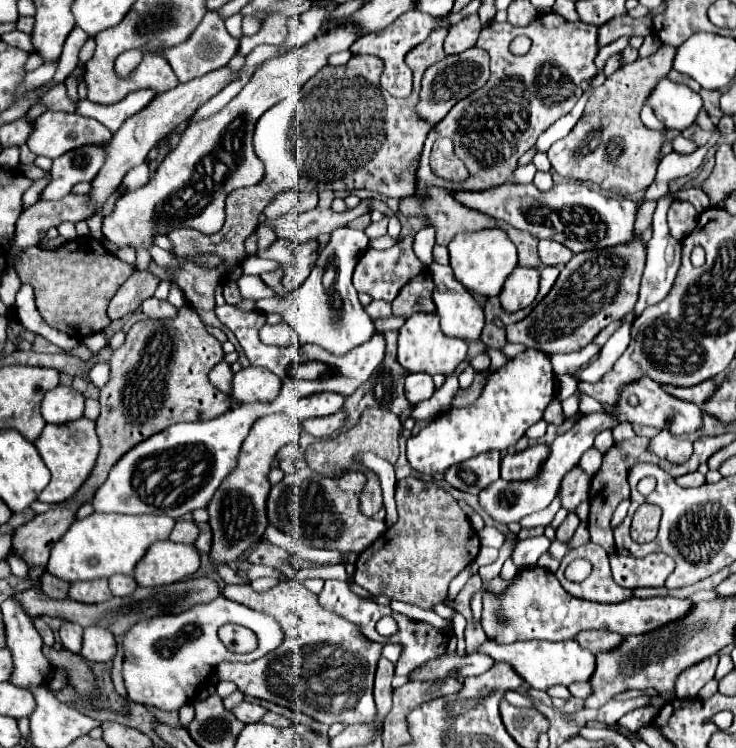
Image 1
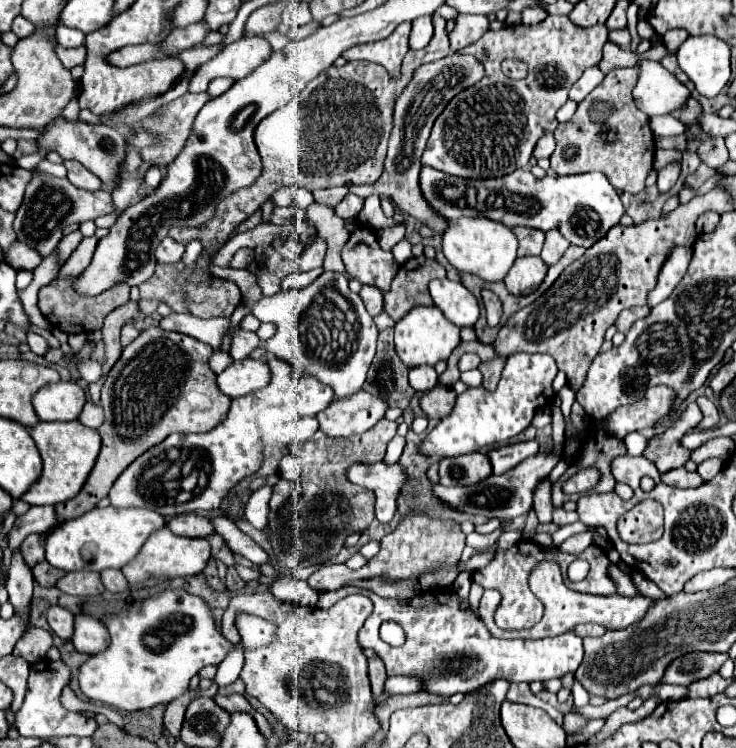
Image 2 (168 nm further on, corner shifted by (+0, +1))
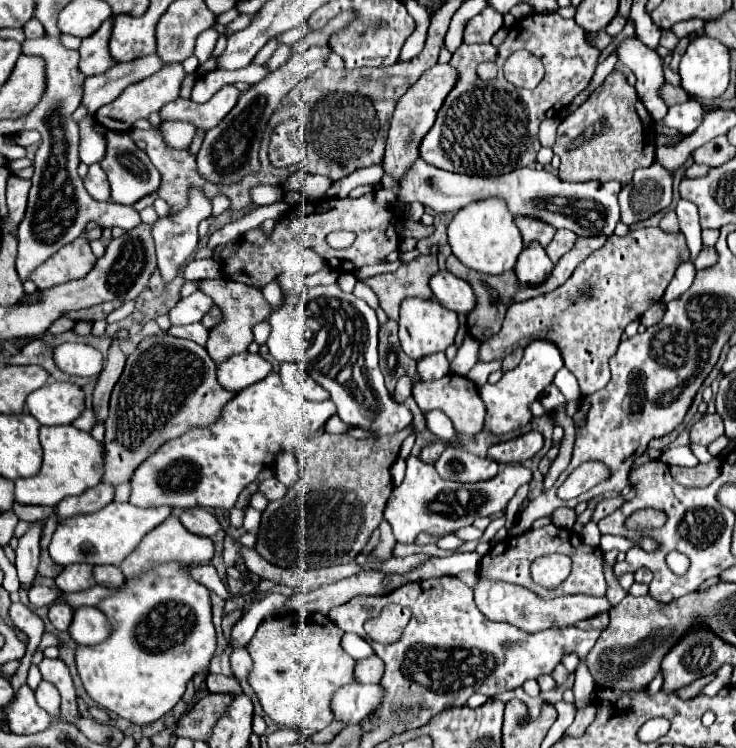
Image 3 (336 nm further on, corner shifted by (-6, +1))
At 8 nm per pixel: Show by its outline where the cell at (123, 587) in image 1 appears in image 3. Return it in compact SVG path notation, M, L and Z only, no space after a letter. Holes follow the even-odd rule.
M95 566L95 580L101 586L109 588L121 588L125 584L125 576L119 566Z

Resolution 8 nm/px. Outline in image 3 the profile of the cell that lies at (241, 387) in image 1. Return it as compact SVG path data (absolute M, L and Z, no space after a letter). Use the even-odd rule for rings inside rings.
M243 352L227 358L217 366L217 380L225 390L241 392L243 388L263 380L271 372L271 362L267 362L261 354Z

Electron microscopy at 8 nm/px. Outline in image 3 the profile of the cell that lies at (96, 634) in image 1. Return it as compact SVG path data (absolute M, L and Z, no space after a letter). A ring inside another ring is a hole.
M79 606L69 626L69 636L79 646L95 646L111 636L111 624L105 614L93 606Z

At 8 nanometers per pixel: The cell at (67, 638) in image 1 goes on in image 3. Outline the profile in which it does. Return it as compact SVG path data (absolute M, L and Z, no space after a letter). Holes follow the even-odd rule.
M55 602L49 606L49 620L59 632L67 632L73 622L73 608L65 602Z

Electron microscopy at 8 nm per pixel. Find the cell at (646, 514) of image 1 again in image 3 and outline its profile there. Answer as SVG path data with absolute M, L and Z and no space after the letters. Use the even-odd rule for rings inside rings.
M643 508L637 510L627 522L625 528L631 530L645 530L645 528L659 528L665 522L665 514L663 510L655 510L655 508Z

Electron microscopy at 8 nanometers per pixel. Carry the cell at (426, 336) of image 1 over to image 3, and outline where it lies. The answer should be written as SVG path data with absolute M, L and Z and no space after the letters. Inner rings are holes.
M407 298L401 304L401 318L399 318L399 340L403 352L413 358L425 358L429 354L445 352L453 342L455 334L459 330L459 320L457 314L443 308L437 300L423 300L423 298Z

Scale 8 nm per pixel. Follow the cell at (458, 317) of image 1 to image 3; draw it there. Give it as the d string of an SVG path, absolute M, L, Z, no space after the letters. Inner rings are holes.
M445 270L437 272L431 278L429 286L433 290L435 300L441 306L445 306L445 308L449 308L449 310L453 310L457 314L467 316L477 306L477 298L475 298L473 288L465 280L453 276L451 272L445 272Z

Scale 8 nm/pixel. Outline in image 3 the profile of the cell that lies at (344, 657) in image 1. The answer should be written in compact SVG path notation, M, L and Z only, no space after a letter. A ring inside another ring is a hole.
M271 616L265 618L259 624L259 630L255 638L247 644L247 650L253 658L253 670L247 678L251 688L255 690L265 714L279 726L287 728L307 728L313 732L319 732L333 720L331 712L331 698L333 694L345 686L355 684L355 660L343 652L341 648L341 636L343 630L335 626L329 618L325 622L319 622L317 618L309 618L303 622L303 618L297 616L297 620L291 620L293 616Z

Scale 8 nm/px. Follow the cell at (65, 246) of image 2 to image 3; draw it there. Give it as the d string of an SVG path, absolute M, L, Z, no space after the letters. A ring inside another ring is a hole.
M85 236L75 238L75 242L69 242L63 246L57 254L53 254L45 264L41 264L29 280L37 284L39 290L83 278L91 266L95 266L97 256L91 252L89 240Z

